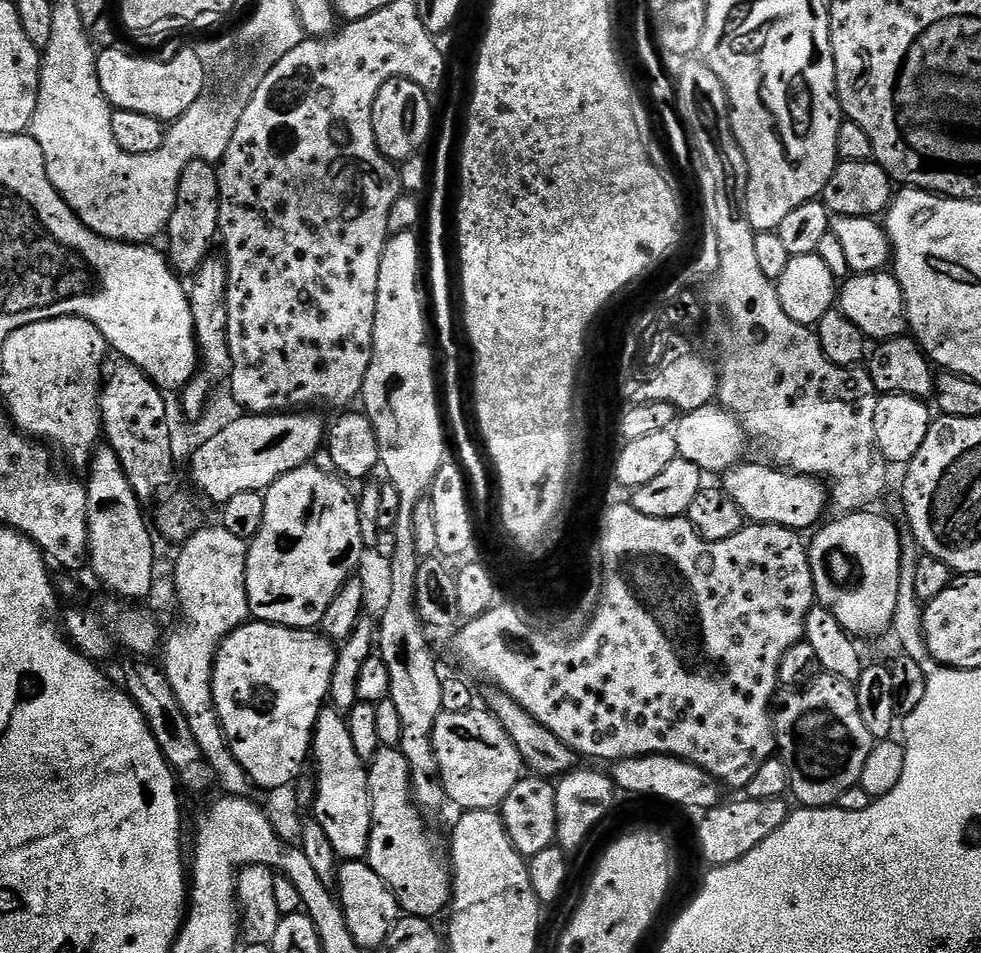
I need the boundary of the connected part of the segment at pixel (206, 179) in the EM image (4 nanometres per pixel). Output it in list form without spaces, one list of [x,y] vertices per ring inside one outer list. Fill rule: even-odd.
[[[192,160],[178,182],[176,209],[166,229],[168,248],[166,255],[181,277],[191,277],[202,266],[202,262],[213,251],[212,239],[217,239],[220,230],[220,191],[216,168],[204,160]]]

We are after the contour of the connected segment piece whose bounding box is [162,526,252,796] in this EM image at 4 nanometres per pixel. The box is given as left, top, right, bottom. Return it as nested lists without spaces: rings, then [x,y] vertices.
[[[204,526],[196,535],[184,541],[182,551],[180,565],[176,568],[176,596],[180,599],[180,608],[184,614],[180,626],[165,641],[162,667],[186,714],[190,730],[211,766],[217,785],[220,784],[221,791],[227,795],[248,796],[252,783],[229,750],[228,740],[217,716],[212,686],[213,666],[220,643],[235,628],[250,620],[246,594],[248,544],[235,534],[230,534],[230,530],[223,526]]]

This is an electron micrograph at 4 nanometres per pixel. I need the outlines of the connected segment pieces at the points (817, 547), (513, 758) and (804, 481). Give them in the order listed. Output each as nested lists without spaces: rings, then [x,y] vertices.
[[[876,510],[840,514],[832,519],[836,520],[829,519],[807,545],[819,607],[830,610],[854,638],[887,633],[894,606],[898,606],[900,532],[894,521],[879,516]]]
[[[473,706],[466,712],[441,711],[440,717],[434,722],[432,741],[434,754],[438,758],[438,770],[444,783],[444,795],[464,812],[490,812],[499,809],[506,794],[510,794],[510,790],[514,790],[514,786],[522,779],[526,768],[524,759],[518,754],[518,746],[510,742],[498,718],[491,711],[484,709],[483,712],[480,706]]]
[[[741,462],[722,476],[724,492],[730,494],[734,502],[738,502],[745,521],[805,530],[812,527],[815,529],[825,519],[824,508],[826,512],[830,504],[830,492],[817,477],[802,476],[798,472],[781,470],[779,467],[767,468],[764,464],[748,463]]]

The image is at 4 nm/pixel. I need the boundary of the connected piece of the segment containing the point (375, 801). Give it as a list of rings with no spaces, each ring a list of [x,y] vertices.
[[[381,746],[376,757],[367,765],[368,789],[372,799],[372,829],[370,830],[370,846],[366,863],[391,888],[394,898],[400,903],[401,909],[410,916],[436,918],[440,911],[449,907],[452,898],[452,878],[449,869],[440,861],[432,840],[428,837],[428,828],[424,825],[425,817],[412,799],[412,779],[410,766],[399,748]]]

